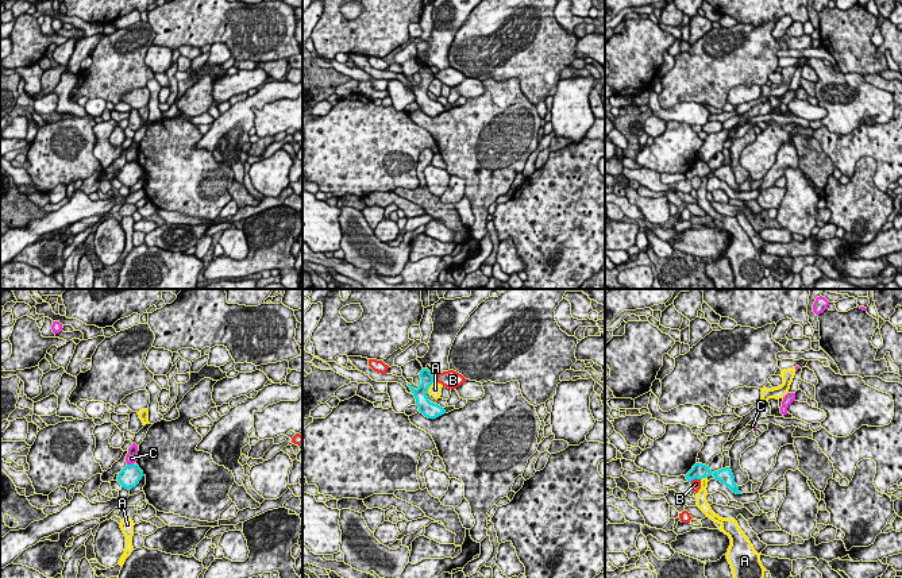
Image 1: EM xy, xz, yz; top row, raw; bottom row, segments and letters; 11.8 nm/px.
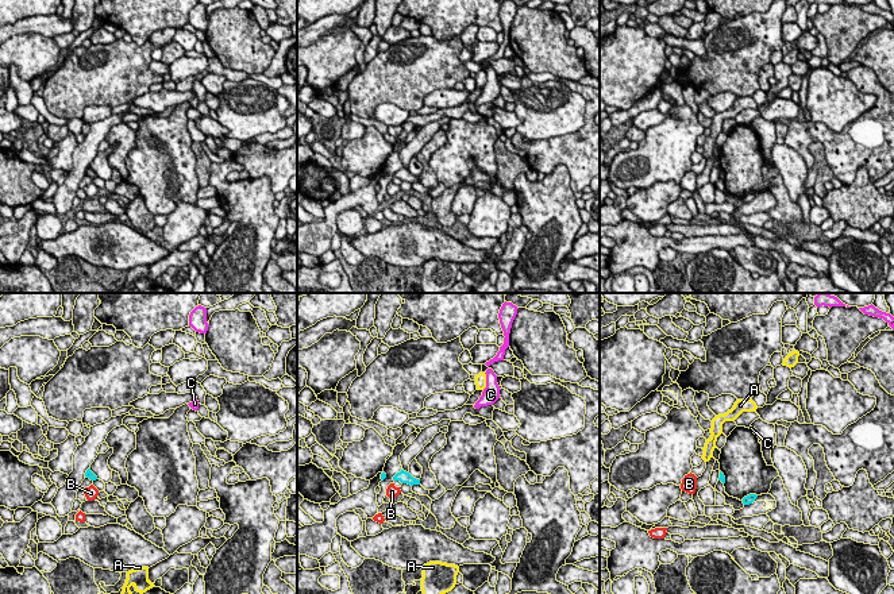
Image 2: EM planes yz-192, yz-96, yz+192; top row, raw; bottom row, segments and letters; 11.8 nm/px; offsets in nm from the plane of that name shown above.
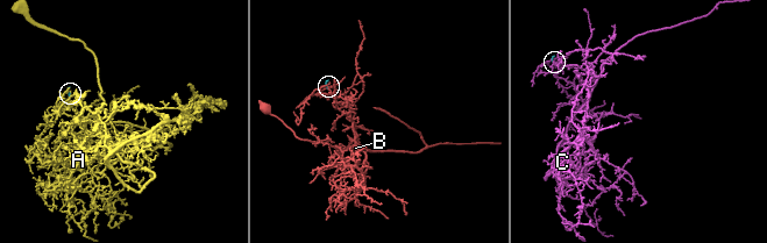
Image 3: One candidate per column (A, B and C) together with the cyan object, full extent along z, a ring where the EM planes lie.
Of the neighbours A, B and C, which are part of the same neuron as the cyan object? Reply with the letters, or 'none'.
none

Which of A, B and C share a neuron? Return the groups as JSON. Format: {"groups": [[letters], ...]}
{"groups": [["A"], ["B"], ["C"]]}

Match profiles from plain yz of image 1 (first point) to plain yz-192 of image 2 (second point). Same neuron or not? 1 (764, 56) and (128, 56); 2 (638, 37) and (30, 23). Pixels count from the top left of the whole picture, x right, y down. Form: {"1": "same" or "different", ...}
{"1": "same", "2": "different"}

